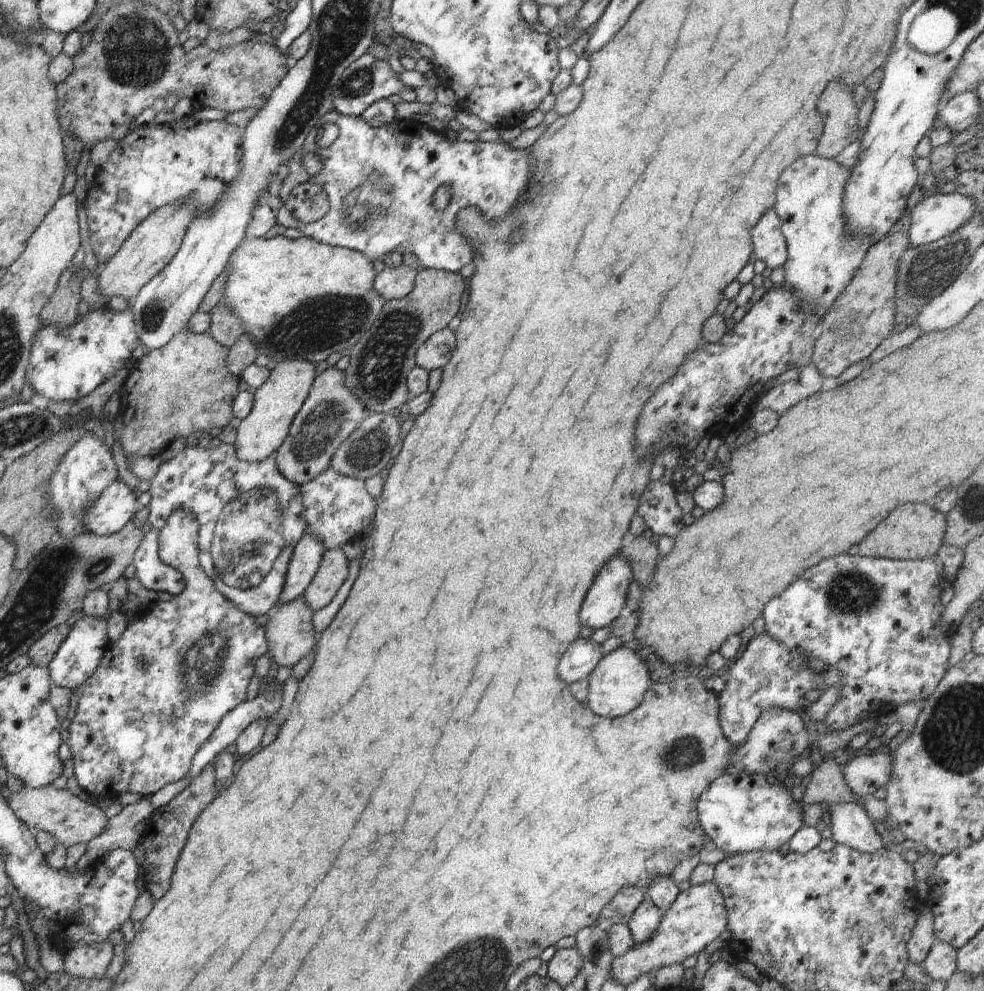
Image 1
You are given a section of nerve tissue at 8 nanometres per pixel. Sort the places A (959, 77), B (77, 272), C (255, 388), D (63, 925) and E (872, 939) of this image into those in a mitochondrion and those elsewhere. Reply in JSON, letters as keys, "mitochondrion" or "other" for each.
{"A":"other","B":"other","C":"other","D":"other","E":"other"}

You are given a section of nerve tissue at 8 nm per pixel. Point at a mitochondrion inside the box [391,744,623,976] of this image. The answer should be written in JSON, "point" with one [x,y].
{"point":[595,946]}

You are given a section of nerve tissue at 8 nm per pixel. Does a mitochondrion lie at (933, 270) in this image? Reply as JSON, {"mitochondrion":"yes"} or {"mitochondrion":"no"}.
{"mitochondrion":"yes"}

